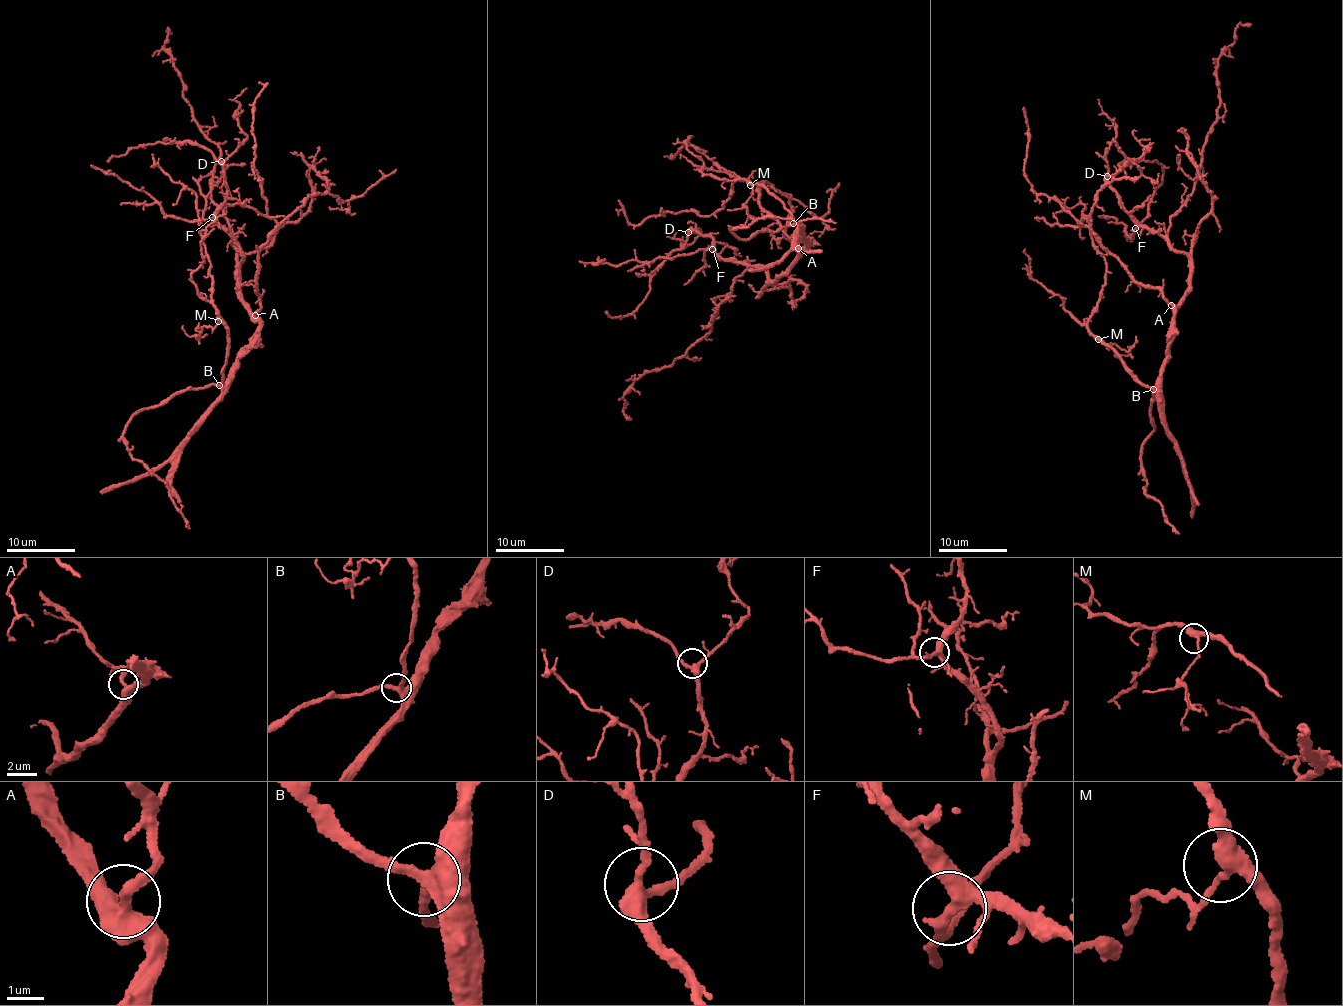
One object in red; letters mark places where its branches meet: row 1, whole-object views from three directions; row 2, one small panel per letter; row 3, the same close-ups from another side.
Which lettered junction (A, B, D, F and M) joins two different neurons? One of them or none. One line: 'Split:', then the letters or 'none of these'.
Split: none of these

